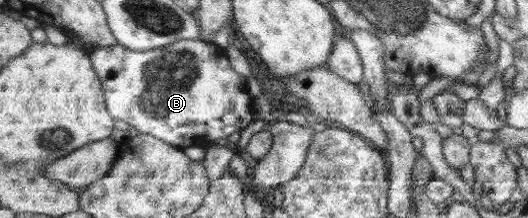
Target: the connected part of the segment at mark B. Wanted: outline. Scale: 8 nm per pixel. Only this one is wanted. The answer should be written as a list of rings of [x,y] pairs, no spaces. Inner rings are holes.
[[[199,39],[179,40],[161,49],[145,52],[115,44],[90,50],[89,55],[99,78],[102,79],[107,109],[112,117],[133,126],[139,133],[152,134],[173,146],[184,149],[187,146],[199,145],[207,148],[213,140],[227,138],[244,127],[251,126],[258,119],[253,97],[247,91],[246,78],[239,76],[231,68],[225,49],[215,43]],[[231,114],[239,117],[238,124],[225,122],[225,116]]]

